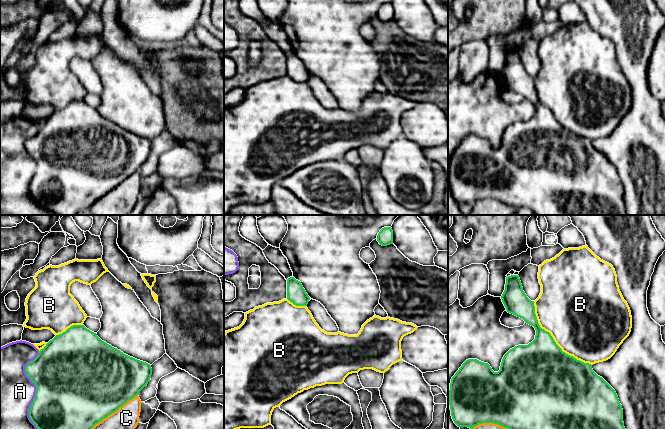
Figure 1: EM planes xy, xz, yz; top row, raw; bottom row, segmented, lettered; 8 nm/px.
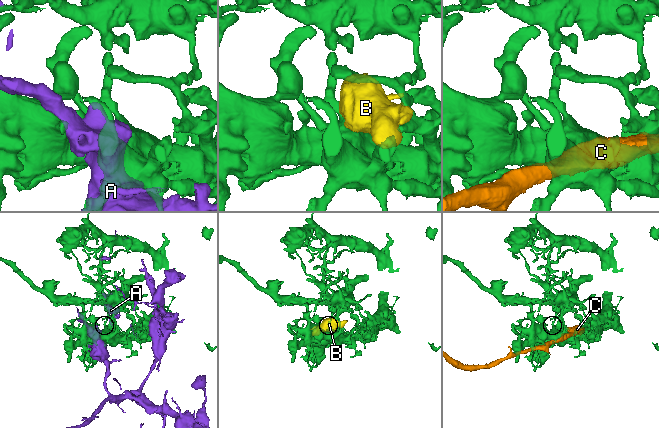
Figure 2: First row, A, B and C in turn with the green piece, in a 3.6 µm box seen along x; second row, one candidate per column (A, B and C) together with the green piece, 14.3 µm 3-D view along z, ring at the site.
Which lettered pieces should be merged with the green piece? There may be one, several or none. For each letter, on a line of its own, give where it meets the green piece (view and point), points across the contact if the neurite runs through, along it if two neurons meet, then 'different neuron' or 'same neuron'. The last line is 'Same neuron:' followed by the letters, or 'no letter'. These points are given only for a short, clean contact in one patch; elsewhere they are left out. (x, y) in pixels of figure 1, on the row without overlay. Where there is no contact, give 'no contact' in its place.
A: xy (34, 174) | different neuron
B: yz (553, 115) | same neuron
C: xy (111, 189) | different neuron
Same neuron: B

